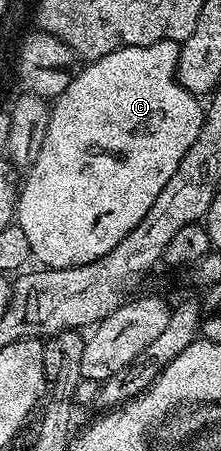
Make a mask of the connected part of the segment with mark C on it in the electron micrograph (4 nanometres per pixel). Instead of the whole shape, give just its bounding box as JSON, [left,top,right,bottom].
[16,41,204,269]

